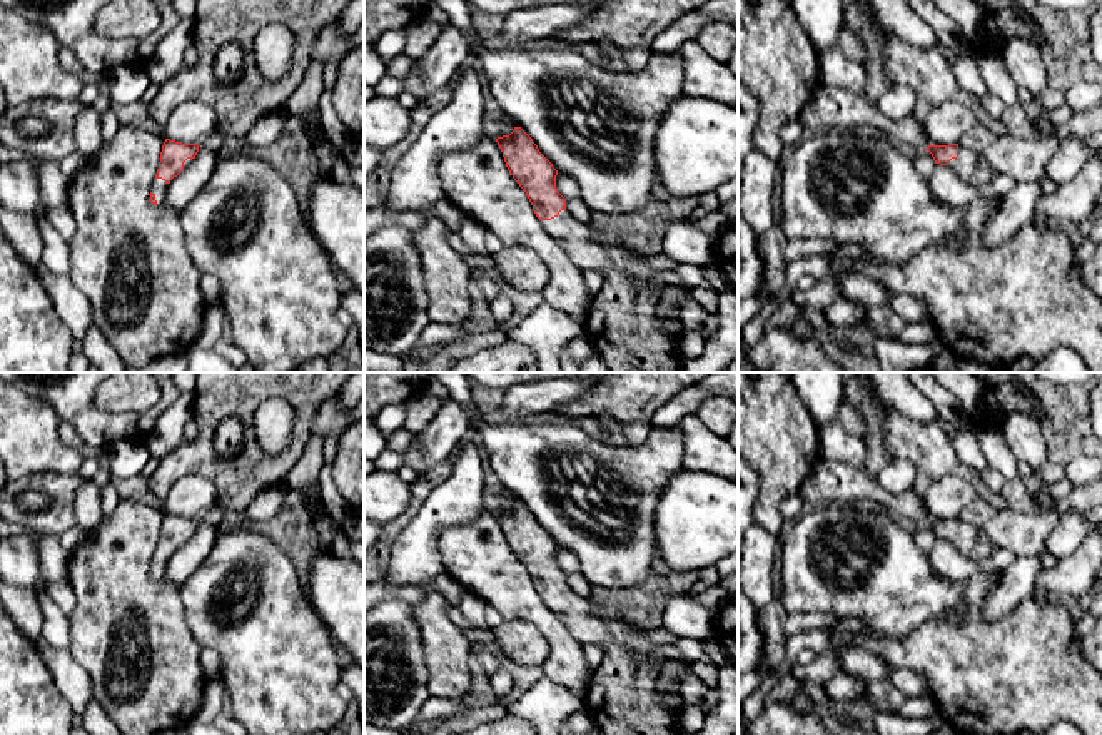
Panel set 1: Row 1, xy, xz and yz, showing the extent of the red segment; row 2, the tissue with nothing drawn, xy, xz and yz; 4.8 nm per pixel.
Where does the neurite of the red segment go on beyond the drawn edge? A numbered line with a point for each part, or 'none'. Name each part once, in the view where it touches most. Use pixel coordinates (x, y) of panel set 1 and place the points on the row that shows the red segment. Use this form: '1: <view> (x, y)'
1: xz (623, 326)

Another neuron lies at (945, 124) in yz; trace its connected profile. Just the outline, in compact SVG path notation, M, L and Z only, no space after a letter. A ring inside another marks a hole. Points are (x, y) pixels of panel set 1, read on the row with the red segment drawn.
M943 102L925 117L928 145L958 144L963 134L980 125L982 120L958 102Z

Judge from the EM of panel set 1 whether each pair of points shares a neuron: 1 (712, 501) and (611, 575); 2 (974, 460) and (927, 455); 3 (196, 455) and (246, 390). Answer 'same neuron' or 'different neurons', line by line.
1: different neurons
2: different neurons
3: same neuron

